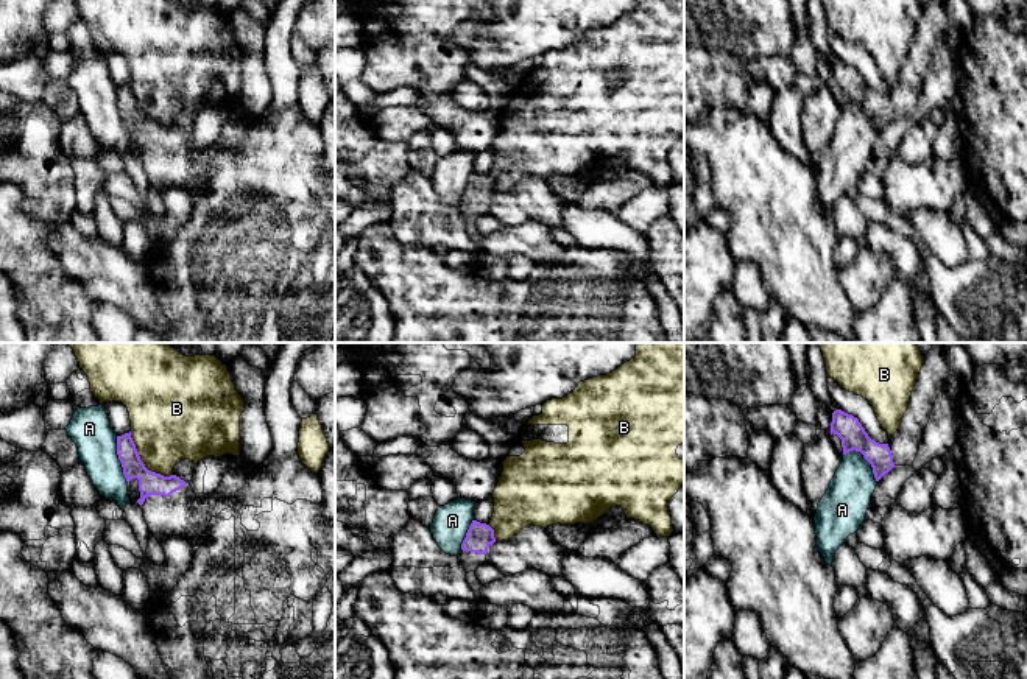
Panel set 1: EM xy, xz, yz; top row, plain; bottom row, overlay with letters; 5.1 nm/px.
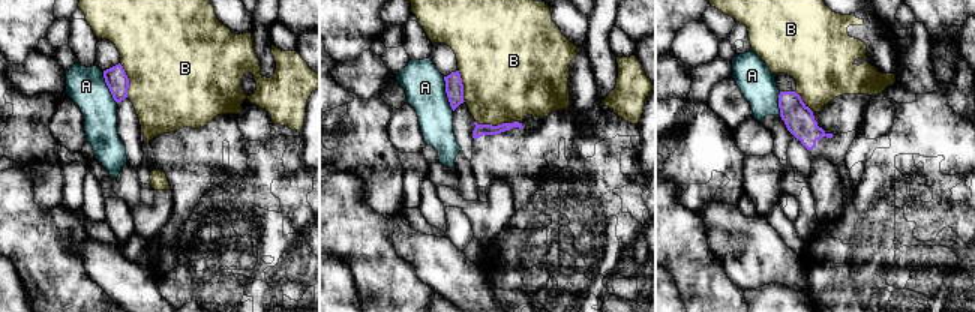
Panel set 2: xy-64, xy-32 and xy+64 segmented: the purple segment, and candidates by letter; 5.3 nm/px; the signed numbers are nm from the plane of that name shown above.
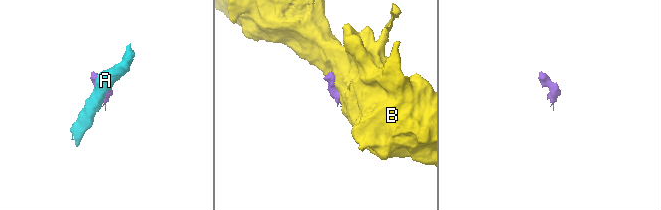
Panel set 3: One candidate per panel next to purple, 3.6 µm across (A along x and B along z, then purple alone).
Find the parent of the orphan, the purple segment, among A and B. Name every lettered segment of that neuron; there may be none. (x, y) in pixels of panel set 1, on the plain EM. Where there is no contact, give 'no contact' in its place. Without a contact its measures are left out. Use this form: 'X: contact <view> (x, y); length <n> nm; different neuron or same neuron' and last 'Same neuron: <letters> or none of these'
A: contact xy (119, 109); length 240 nm; different neuron
B: contact xy (142, 114); length 320 nm; different neuron
Same neuron: none of these

